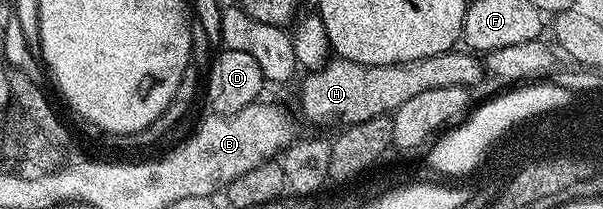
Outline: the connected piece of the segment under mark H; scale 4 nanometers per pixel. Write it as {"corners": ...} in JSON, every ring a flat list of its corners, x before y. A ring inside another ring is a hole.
{"corners":[[469,50,458,51,388,66,364,66,351,60,331,58,324,67,303,75,302,116,314,124,330,124,335,120,338,126,349,126,393,114,408,98,416,98,416,94,424,94,424,90,440,90,440,86,473,89,484,77,483,61]]}

